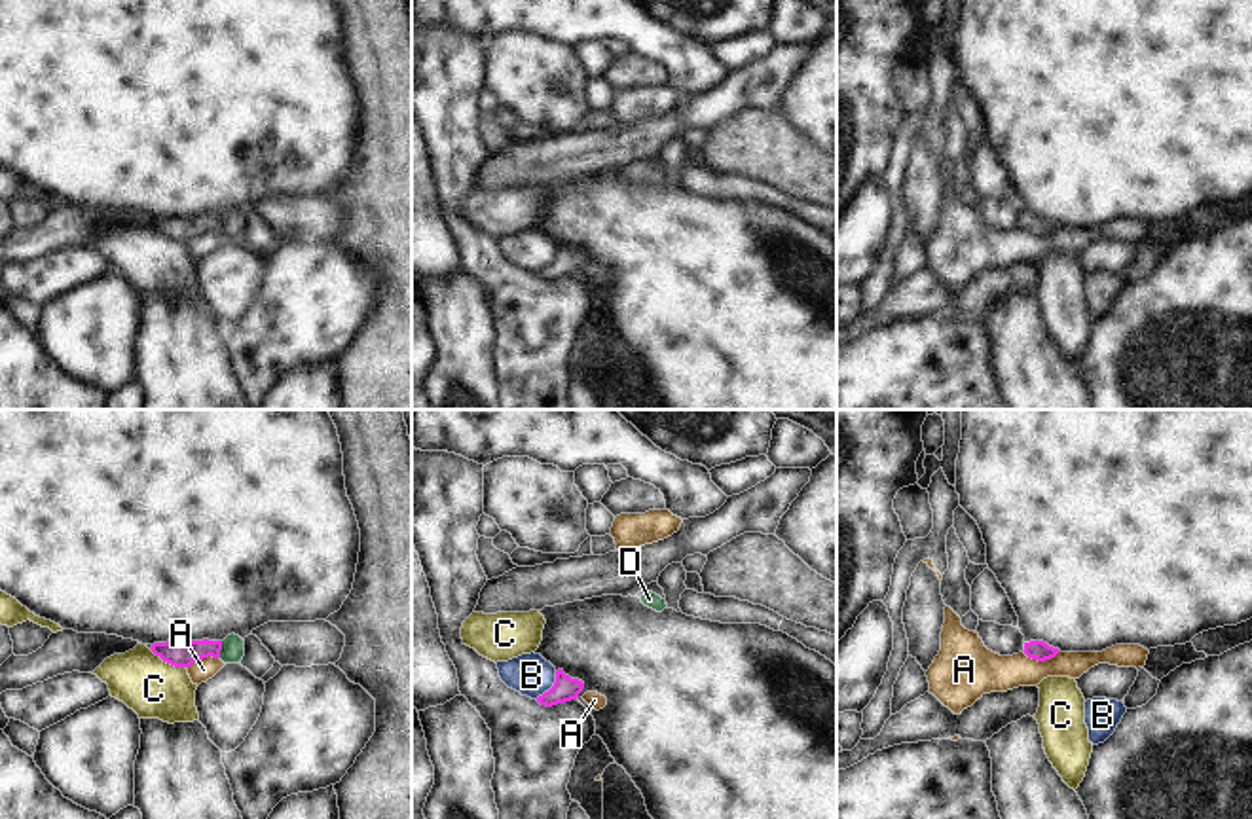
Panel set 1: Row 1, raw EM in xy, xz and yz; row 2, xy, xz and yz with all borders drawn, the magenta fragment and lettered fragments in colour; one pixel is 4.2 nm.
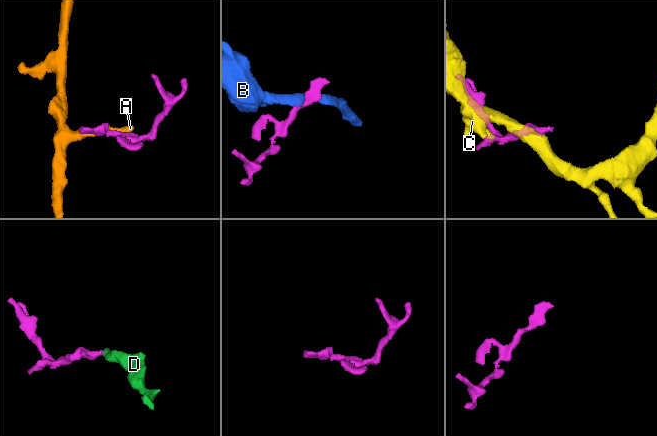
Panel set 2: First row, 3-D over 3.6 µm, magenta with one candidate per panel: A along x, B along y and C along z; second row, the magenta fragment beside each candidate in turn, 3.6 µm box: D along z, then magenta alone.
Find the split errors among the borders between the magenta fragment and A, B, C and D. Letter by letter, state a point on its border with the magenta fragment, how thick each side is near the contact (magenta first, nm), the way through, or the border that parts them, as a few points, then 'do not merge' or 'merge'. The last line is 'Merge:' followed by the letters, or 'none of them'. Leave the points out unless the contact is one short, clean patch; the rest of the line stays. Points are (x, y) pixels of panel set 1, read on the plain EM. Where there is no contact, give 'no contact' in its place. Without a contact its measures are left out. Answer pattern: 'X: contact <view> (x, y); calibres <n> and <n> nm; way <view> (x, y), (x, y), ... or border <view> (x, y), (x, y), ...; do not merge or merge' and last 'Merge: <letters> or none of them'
A: contact yz (1040, 236); calibres 90 and 190 nm; border yz (1059, 226), (1044, 236), (1032, 236), (1023, 228); do not merge
B: contact xz (552, 262); calibres 110 and 180 nm; border xz (556, 247), (556, 256), (535, 273); do not merge
C: contact xy (167, 237); calibres 110 and 260 nm; border xy (150, 226), (184, 243); do not merge
D: contact xy (220, 224); calibres 110 and 100 nm; way xy (181, 230), (200, 224), (220, 224), (232, 226); merge
Merge: D

